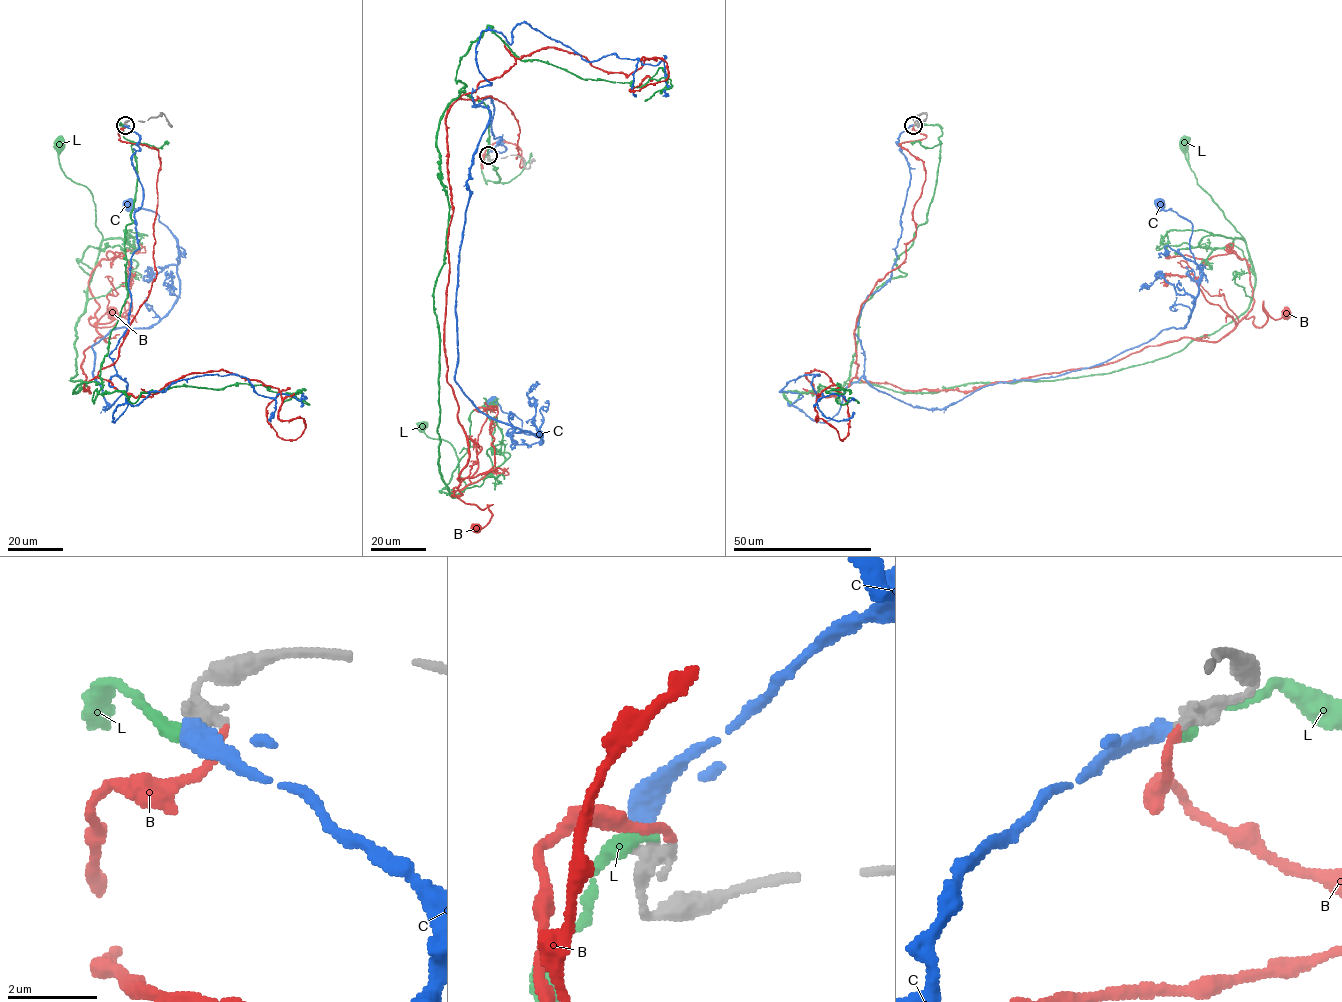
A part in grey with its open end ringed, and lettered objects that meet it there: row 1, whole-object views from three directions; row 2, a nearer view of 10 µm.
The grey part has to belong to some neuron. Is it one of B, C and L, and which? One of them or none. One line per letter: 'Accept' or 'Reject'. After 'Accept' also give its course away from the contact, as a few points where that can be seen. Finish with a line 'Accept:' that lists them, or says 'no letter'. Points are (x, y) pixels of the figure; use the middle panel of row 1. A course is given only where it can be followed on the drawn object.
B: Reject
C: Reject
L: Accept. Its course: (488, 156), (490, 112), (464, 87), (436, 135), (455, 496), (455, 448), (423, 425)
Accept: L

